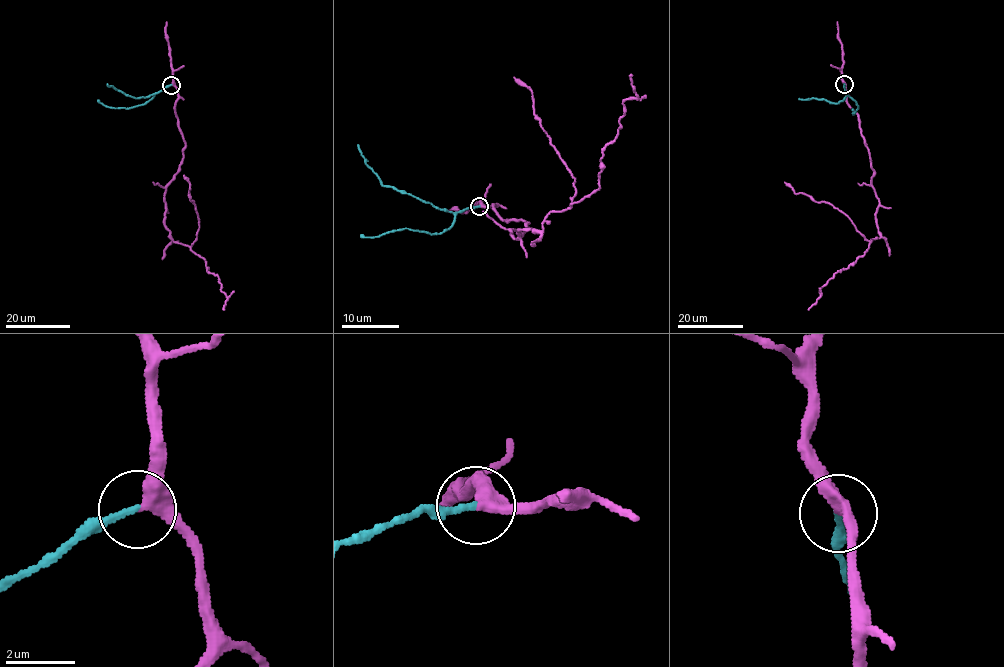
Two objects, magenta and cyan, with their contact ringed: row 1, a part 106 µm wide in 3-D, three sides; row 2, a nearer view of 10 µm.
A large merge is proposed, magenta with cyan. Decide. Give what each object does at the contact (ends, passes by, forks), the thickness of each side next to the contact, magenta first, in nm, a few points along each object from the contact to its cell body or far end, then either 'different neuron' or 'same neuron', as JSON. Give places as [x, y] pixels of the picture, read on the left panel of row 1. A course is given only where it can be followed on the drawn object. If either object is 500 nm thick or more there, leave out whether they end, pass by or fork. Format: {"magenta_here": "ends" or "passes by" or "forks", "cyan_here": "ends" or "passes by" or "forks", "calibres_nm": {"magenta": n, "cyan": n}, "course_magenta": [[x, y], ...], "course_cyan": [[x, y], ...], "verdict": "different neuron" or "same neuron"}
{"magenta_here": "passes by", "cyan_here": "ends", "calibres_nm": {"magenta": 320, "cyan": 170}, "course_magenta": [[171, 84], [185, 148], [164, 193], [165, 226], [218, 278], [223, 309]], "course_cyan": [[171, 84], [156, 93], [135, 98], [107, 84]], "verdict": "same neuron"}

